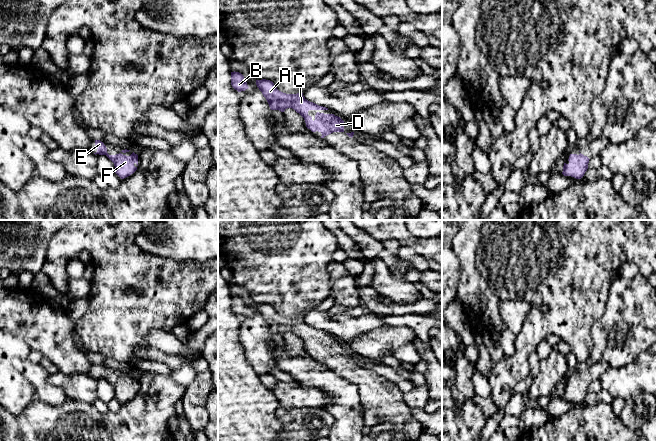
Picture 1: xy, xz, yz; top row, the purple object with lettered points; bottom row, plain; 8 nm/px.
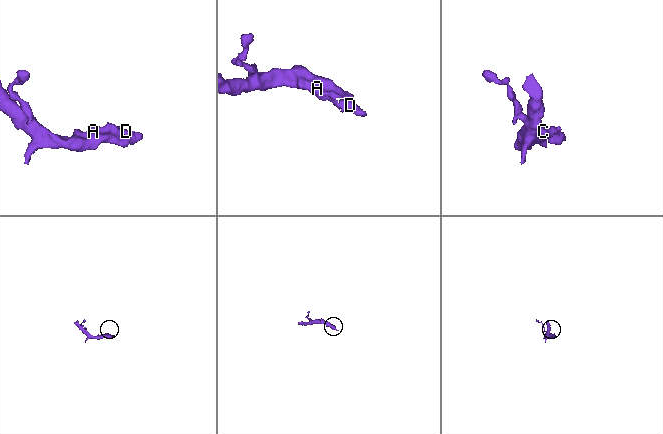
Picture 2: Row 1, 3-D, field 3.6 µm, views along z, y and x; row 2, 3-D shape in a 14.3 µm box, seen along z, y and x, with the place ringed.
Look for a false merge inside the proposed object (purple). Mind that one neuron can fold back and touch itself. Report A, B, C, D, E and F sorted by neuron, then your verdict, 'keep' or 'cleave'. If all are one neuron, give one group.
A B C D E F | keep

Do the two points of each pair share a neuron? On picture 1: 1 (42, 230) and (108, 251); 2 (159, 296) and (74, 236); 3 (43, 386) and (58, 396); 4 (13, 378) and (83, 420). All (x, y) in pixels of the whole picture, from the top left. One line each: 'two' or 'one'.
1: two
2: one
3: one
4: two

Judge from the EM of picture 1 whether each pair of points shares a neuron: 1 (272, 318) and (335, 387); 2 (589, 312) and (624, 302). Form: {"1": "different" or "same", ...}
{"1": "different", "2": "different"}

